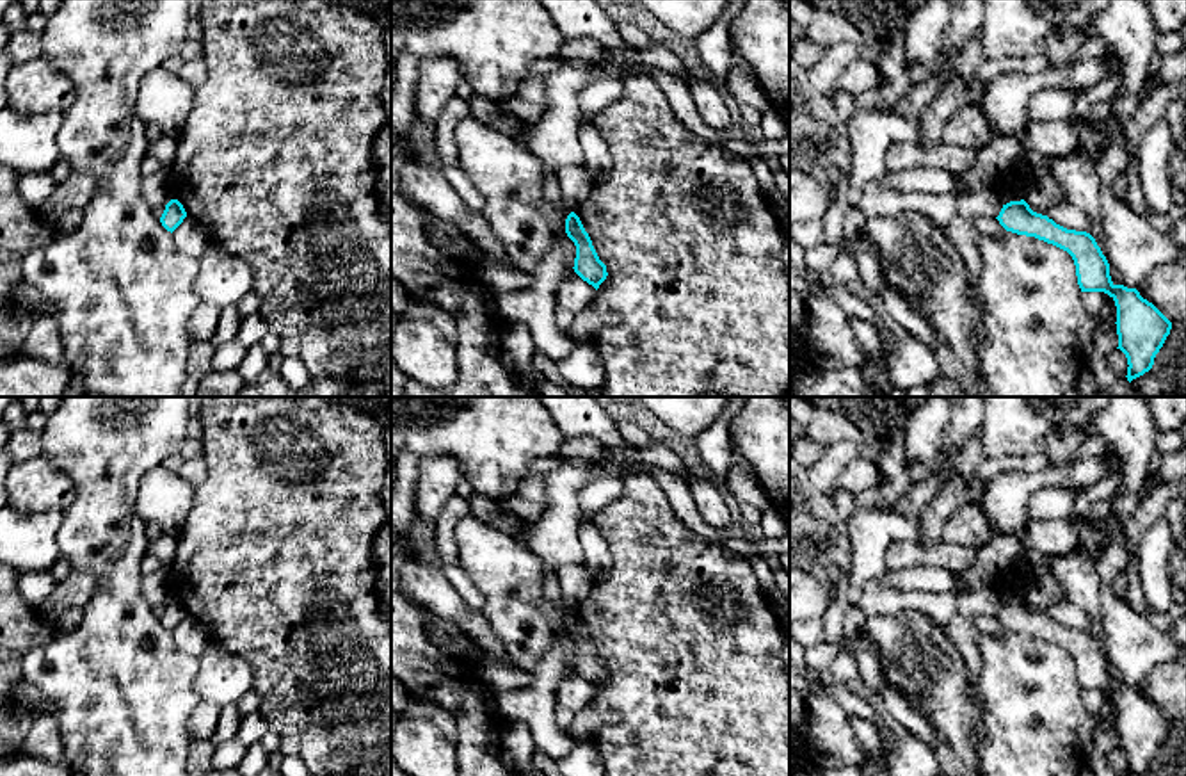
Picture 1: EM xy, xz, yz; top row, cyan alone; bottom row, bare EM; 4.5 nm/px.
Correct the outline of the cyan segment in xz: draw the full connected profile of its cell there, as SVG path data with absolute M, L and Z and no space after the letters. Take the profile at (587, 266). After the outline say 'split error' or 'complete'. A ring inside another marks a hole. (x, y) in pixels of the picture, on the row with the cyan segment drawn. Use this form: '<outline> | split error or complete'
M571 212L565 219L565 233L576 246L574 272L596 290L606 279L606 265L599 260L580 217Z | complete

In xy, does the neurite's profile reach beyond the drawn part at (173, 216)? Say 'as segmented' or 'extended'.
as segmented

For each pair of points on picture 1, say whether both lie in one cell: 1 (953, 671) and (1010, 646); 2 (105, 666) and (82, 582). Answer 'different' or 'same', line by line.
1: different
2: different

